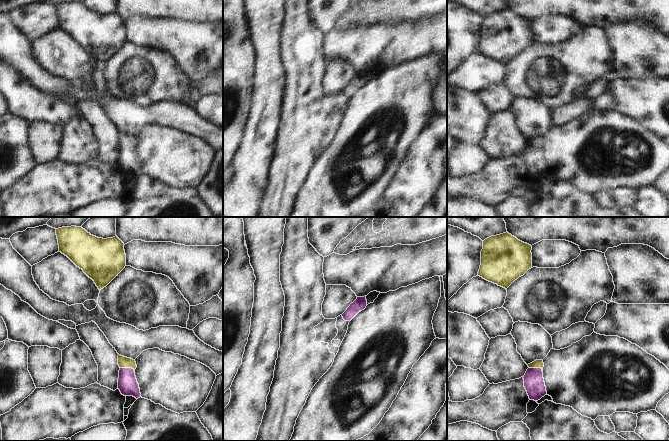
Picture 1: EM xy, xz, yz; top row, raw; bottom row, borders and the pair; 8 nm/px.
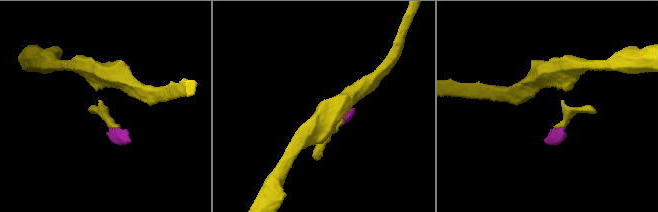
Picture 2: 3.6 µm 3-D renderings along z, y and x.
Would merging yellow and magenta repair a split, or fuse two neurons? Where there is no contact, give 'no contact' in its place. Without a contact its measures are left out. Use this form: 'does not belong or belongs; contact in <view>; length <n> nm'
belongs; contact in xy; length 130 nm

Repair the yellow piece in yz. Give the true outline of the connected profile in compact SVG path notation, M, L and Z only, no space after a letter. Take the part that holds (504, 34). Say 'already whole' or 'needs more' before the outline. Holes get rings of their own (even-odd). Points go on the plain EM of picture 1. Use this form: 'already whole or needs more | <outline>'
already whole | M508 8L483 17L478 52L507 65L532 44L532 22Z

